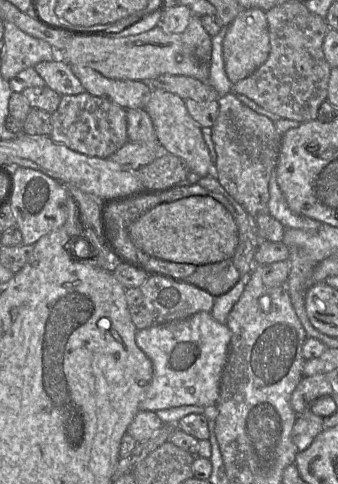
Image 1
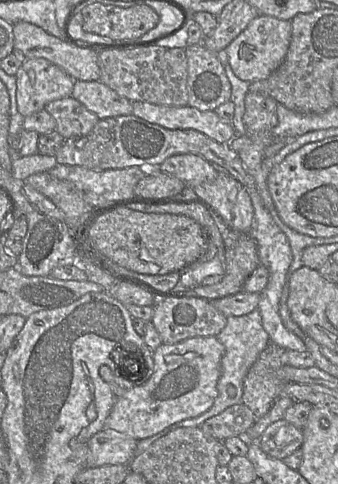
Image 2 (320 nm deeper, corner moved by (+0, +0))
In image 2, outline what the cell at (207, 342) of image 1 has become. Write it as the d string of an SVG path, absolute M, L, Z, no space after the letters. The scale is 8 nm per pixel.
M198 336L175 344L162 343L153 350L154 370L151 376L142 385L131 389L119 387L111 369L102 365L99 374L111 386L117 398L104 428L139 441L174 423L206 412L218 395L217 382L221 374L223 354L224 346L216 336Z

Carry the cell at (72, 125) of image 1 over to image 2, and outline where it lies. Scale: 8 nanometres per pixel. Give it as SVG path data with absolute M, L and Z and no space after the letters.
M134 115L99 119L89 134L65 139L55 158L58 164L105 170L140 167L143 164L160 165L168 157L177 154L199 155L237 179L248 194L249 190L256 190L253 174L245 168L238 153L229 145L218 143L195 130L166 129Z

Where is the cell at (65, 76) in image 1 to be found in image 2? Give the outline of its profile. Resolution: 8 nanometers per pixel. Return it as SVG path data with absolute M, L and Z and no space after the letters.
M75 80L72 97L99 119L132 115L132 102L100 81Z

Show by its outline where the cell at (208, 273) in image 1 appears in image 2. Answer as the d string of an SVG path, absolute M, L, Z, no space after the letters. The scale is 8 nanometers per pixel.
M212 213L224 243L225 272L221 279L213 284L190 289L190 296L208 300L241 291L246 279L260 265L257 244L251 233L232 229L221 217Z

